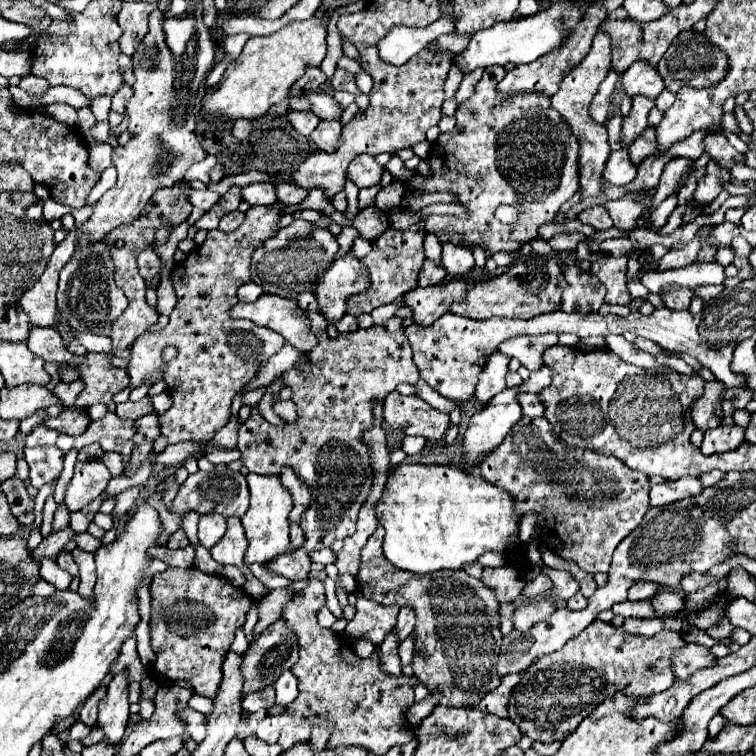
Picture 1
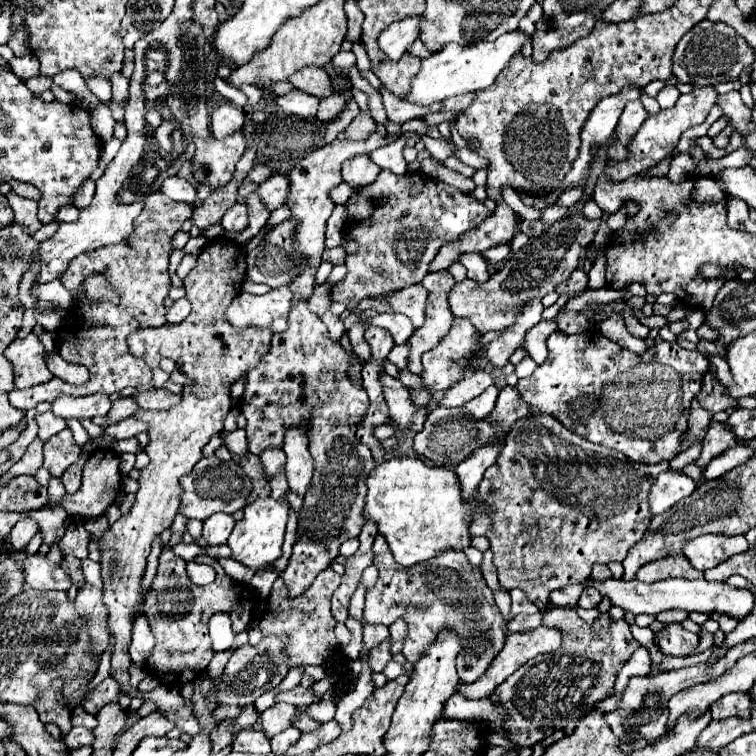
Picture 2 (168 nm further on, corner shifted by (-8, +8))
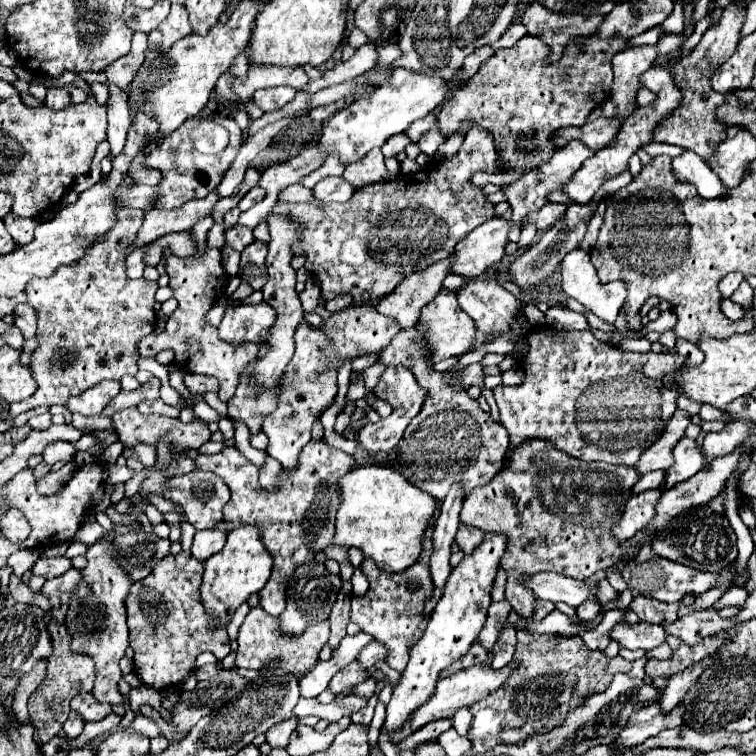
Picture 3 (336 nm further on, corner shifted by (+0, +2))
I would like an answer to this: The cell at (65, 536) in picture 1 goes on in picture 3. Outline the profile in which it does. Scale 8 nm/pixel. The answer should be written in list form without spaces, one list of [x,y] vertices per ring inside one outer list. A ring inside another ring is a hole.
[[[12,575],[10,577],[10,593],[12,597],[18,601],[18,603],[24,603],[24,605],[36,605],[44,611],[50,611],[52,605],[50,605],[50,599],[42,593],[42,591],[32,591],[28,583],[24,583],[20,577]]]

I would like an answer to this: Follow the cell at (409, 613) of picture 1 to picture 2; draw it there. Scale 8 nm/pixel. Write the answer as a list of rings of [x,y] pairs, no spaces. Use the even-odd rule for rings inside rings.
[[[398,619],[396,623],[390,625],[390,641],[392,641],[392,655],[400,653],[402,651],[402,643],[404,643],[404,637],[408,635],[408,627],[406,627],[406,621]]]

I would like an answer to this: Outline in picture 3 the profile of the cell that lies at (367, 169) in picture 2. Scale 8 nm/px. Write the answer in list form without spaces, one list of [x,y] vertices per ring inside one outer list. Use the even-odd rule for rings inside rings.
[[[324,177],[322,181],[318,181],[314,185],[314,195],[320,201],[338,201],[344,203],[352,197],[352,193],[356,191],[354,185],[350,185],[344,177]]]

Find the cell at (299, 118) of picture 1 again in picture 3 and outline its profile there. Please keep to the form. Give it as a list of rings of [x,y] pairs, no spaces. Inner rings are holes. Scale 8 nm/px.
[[[276,87],[276,89],[258,89],[254,93],[254,101],[262,111],[276,111],[284,105],[288,105],[296,95],[296,89],[292,87]]]

